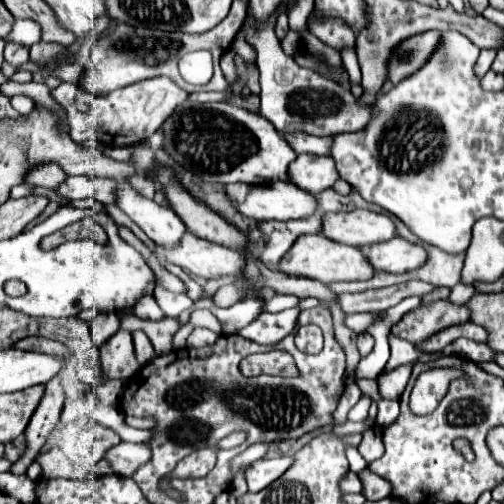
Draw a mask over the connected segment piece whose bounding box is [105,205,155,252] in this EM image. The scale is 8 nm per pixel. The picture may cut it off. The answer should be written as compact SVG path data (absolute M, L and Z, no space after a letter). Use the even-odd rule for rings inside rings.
M105 205L108 214L118 225L128 227L140 240L142 240L153 252L155 252L154 242L136 225L122 210L114 205Z

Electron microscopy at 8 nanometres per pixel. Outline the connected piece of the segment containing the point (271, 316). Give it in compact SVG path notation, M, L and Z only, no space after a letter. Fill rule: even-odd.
M298 307L280 313L262 313L258 319L254 319L246 329L238 331L236 335L250 339L254 343L276 345L280 339L284 339L288 333L294 331L298 313L300 313Z

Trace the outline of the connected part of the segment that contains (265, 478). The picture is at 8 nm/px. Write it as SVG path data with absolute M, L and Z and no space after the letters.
M276 457L276 459L258 459L254 461L248 469L246 469L246 483L248 483L248 491L256 493L262 491L264 487L268 487L272 481L276 481L288 467L292 465L292 457Z

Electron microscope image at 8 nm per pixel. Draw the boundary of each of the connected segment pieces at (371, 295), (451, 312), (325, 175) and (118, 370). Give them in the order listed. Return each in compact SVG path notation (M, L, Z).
M408 281L384 289L372 289L364 293L342 293L338 295L338 303L344 313L376 313L388 307L394 307L402 299L410 295L426 295L434 289L434 285L422 281Z
M450 299L434 301L430 305L420 305L404 315L394 327L392 333L400 339L406 339L410 343L422 343L436 331L464 323L470 319L470 309L466 305L456 305Z
M302 153L290 165L290 181L310 193L320 193L324 189L330 189L338 179L340 179L338 169L332 157Z
M118 329L102 347L100 347L100 365L102 379L130 379L138 373L140 365L134 357L132 334L126 329Z

